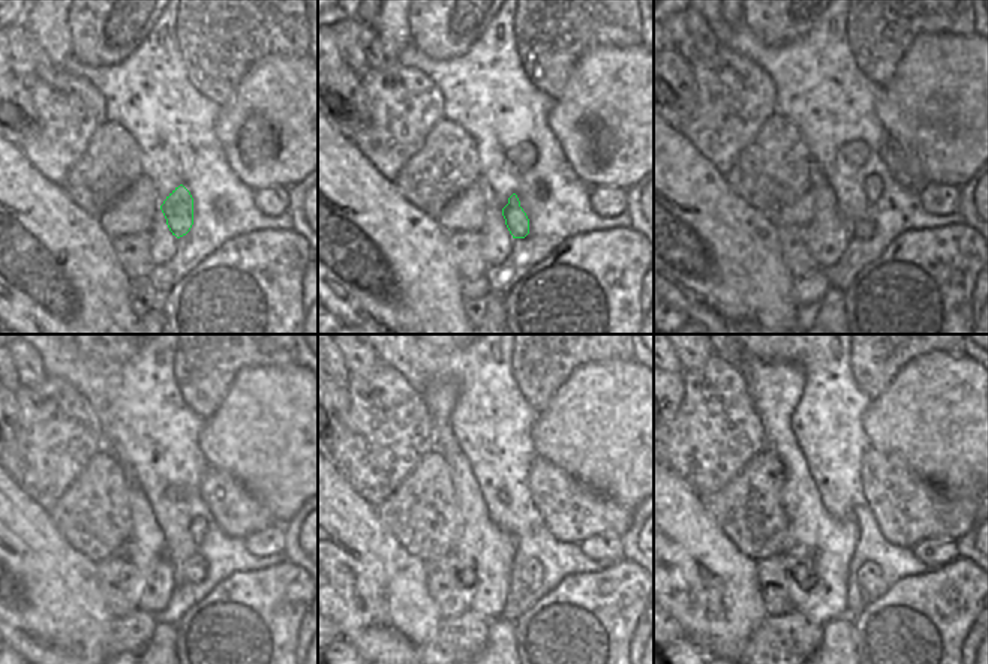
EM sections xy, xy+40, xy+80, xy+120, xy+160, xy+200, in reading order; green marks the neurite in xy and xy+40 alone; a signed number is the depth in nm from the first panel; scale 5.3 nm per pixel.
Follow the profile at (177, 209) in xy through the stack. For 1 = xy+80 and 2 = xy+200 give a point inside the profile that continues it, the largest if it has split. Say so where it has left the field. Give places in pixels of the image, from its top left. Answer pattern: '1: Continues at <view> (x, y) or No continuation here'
1: Continues at xy+80 (864, 230)
2: Continues at xy+200 (870, 576)

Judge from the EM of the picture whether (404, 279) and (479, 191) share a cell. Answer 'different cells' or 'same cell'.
different cells

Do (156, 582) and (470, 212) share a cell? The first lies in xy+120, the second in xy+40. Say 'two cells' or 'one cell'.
two cells

